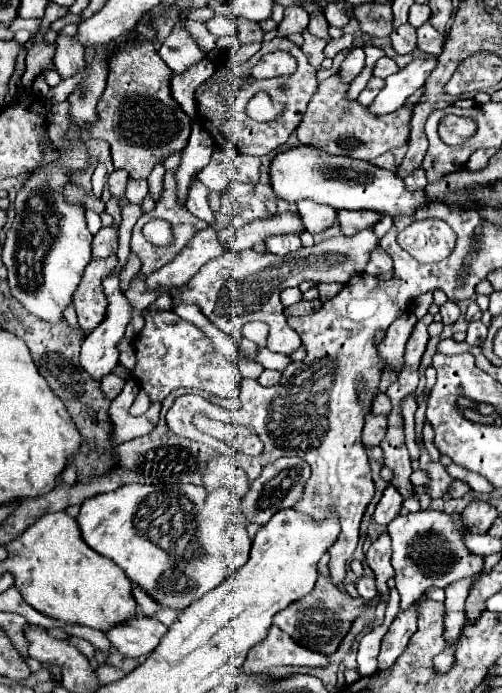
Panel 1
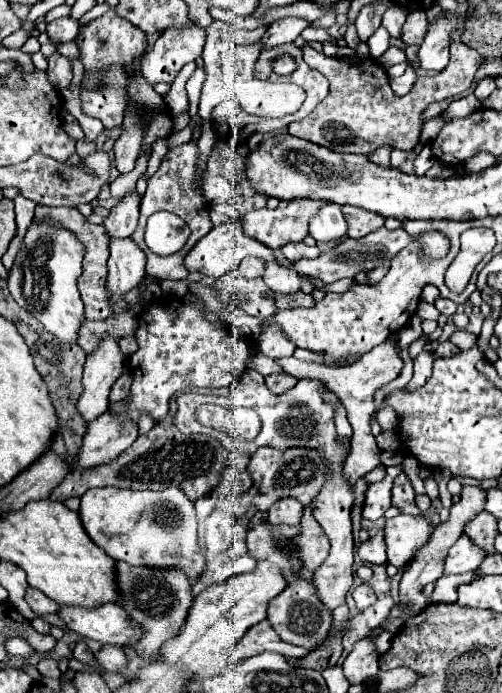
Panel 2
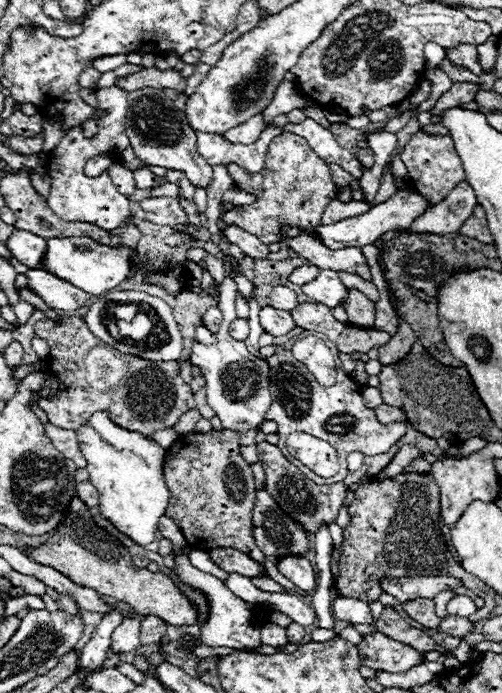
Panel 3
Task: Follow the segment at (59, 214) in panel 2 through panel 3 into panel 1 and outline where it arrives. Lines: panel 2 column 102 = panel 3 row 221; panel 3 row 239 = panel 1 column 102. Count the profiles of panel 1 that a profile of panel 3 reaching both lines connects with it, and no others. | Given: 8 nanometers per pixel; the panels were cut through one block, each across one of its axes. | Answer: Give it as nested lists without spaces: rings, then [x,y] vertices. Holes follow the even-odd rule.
[[[116,254],[104,260],[90,260],[82,282],[74,294],[74,308],[78,314],[78,322],[86,332],[92,332],[106,314],[106,298],[102,296],[102,278],[108,276],[118,266]]]

